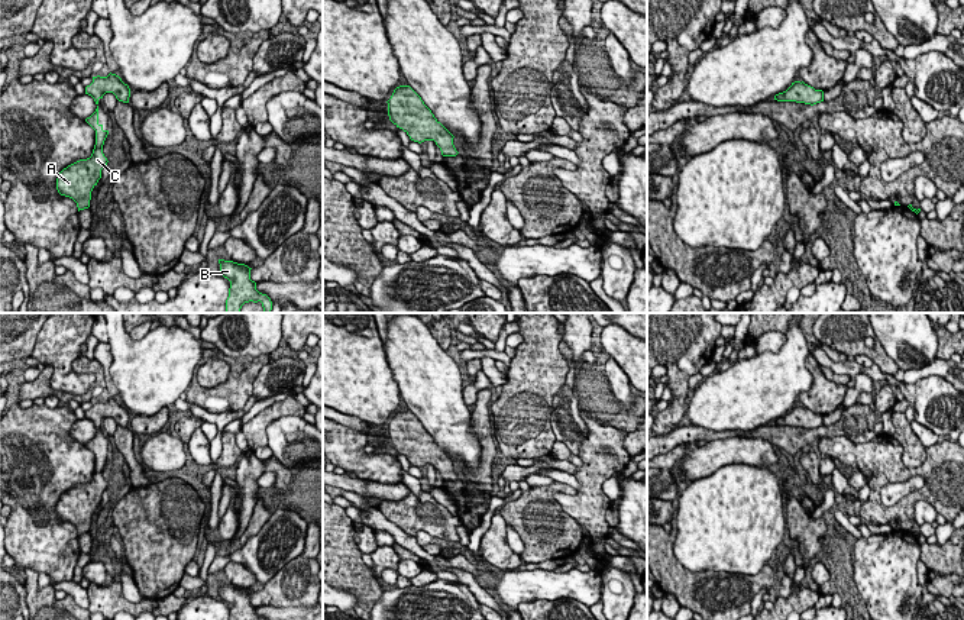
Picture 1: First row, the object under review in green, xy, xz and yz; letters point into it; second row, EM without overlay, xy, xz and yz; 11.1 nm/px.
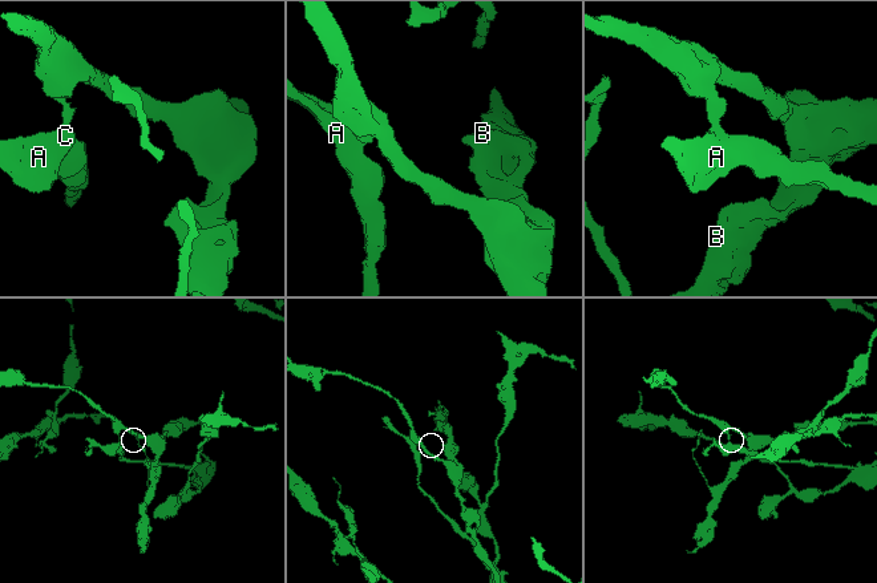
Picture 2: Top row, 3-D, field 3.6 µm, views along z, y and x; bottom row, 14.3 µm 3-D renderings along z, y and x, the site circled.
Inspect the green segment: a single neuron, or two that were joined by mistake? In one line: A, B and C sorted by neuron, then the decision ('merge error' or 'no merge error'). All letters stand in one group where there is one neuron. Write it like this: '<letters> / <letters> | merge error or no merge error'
A C / B | merge error

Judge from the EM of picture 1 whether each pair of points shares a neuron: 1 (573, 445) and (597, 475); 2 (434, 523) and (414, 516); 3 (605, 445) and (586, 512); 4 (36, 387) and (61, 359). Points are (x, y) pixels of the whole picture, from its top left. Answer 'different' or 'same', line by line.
1: different
2: same
3: same
4: different

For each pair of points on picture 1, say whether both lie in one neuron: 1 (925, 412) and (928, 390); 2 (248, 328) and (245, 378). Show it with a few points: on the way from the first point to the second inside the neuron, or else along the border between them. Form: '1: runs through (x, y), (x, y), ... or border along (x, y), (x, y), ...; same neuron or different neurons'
1: runs through (928, 406), (928, 396); same neuron
2: border along (220, 351), (232, 357), (269, 355); different neurons

